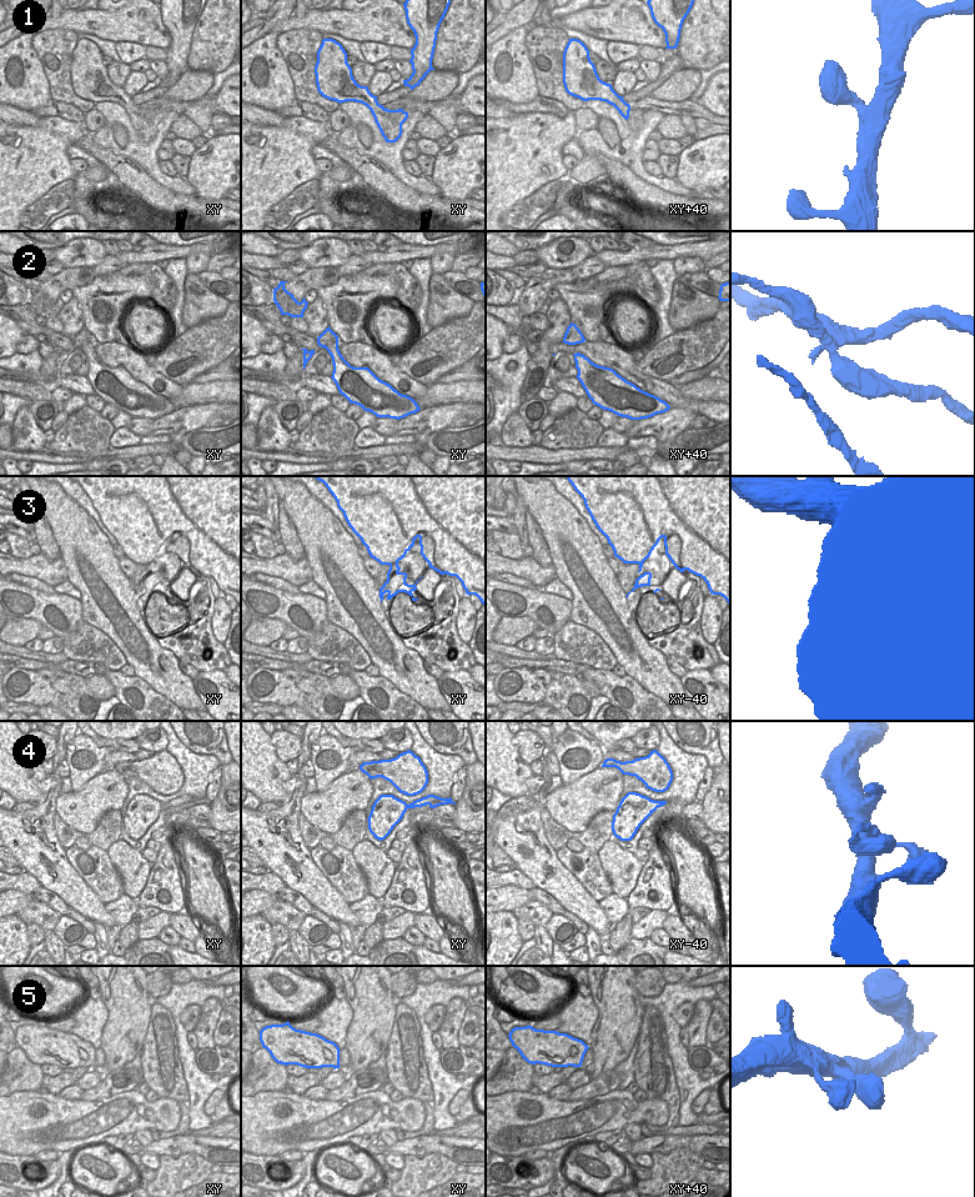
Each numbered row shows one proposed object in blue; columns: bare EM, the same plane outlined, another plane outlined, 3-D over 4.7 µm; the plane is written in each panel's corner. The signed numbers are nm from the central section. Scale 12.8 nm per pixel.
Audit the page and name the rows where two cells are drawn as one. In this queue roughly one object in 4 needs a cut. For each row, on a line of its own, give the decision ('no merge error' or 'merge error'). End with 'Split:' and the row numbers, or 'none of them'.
1: no merge error
2: merge error
3: no merge error
4: no merge error
5: no merge error
Split: 2

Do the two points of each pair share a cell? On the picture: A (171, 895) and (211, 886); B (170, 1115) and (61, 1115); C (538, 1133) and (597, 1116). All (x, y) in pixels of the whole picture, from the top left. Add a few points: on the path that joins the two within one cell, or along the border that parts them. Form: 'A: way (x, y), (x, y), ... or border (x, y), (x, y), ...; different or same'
A: border (185, 890), (187, 906); different
B: way (142, 1113), (89, 1115); same
C: way (553, 1123), (582, 1120); same

